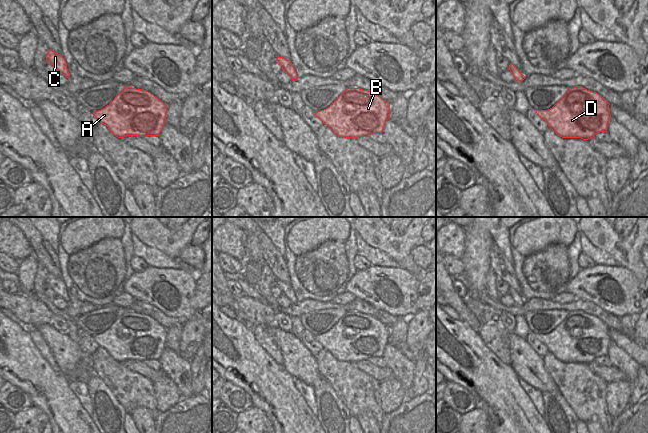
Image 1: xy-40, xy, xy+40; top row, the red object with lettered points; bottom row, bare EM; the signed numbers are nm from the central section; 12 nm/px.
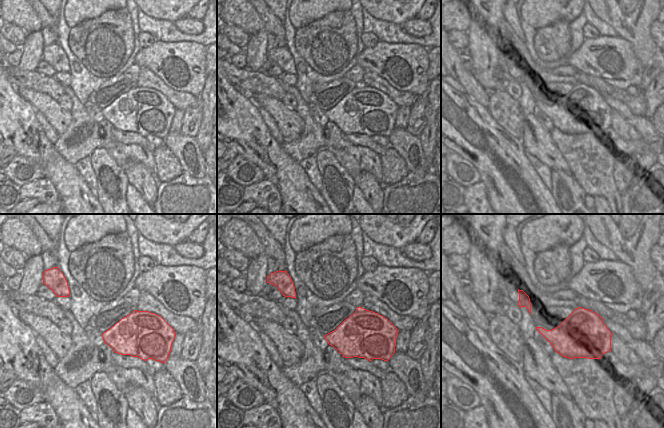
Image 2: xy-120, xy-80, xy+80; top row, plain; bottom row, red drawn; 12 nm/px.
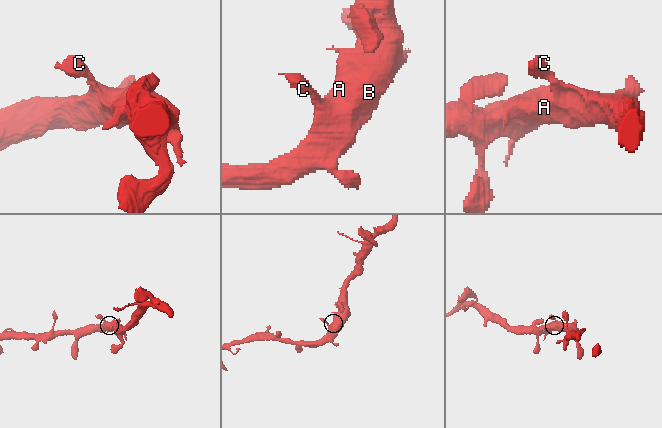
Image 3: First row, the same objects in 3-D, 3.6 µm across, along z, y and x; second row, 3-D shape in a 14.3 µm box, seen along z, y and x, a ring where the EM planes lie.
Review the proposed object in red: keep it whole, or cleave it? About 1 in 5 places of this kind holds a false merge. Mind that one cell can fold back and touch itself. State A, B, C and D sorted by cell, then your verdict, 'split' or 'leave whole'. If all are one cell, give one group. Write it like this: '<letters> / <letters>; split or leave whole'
A B C D; leave whole

